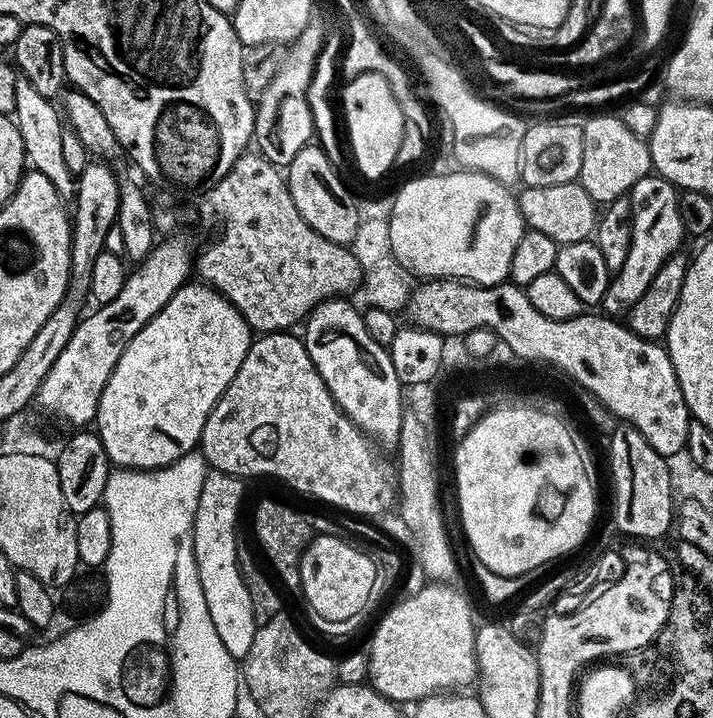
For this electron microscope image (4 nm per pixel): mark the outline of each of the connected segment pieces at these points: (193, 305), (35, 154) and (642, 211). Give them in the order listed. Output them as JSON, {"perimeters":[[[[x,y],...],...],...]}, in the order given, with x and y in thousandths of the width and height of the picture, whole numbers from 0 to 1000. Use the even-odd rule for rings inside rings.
{"perimeters":[[[[285,393],[269,394],[251,401],[224,436],[188,465],[143,543],[132,596],[153,642],[170,653],[233,652],[271,628],[281,617],[295,571],[311,554],[328,521],[334,521],[334,510],[339,510],[339,499],[345,499],[353,481],[356,464],[342,439],[302,401]]],[[[24,104],[21,109],[24,121],[24,135],[21,138],[21,153],[18,156],[20,175],[27,189],[31,192],[35,224],[49,240],[63,244],[76,258],[76,265],[86,277],[98,279],[105,274],[108,265],[107,247],[94,235],[93,226],[87,221],[87,187],[90,185],[90,170],[83,152],[76,150],[77,145],[69,135],[53,131],[53,125],[43,120],[42,113],[35,106]]],[[[910,242],[888,259],[886,341],[878,354],[878,370],[857,386],[847,411],[846,433],[853,437],[875,437],[888,429],[917,393],[923,376],[938,359],[955,350],[954,333],[961,333],[959,311],[954,306],[954,276],[948,258],[934,248]],[[870,435],[870,436],[864,436]]]]}

